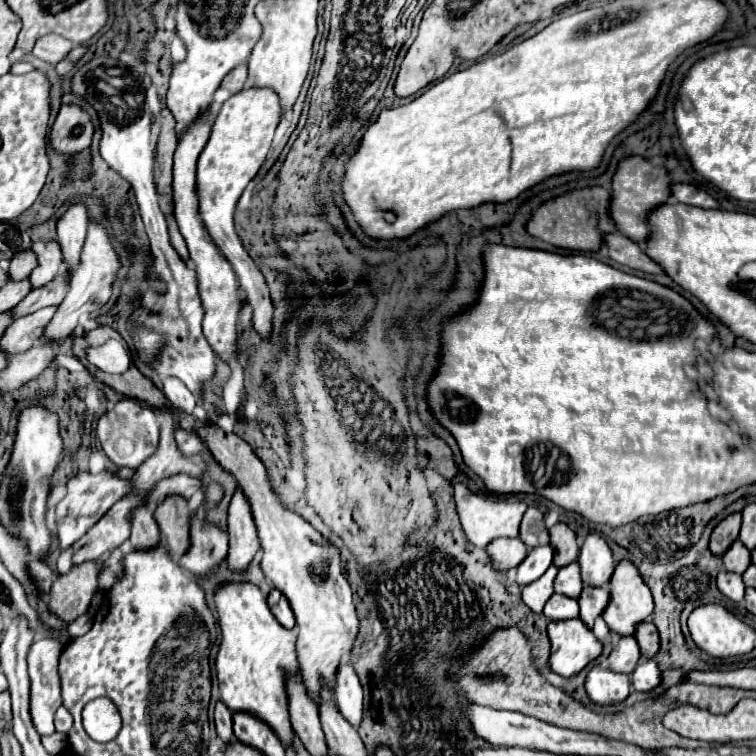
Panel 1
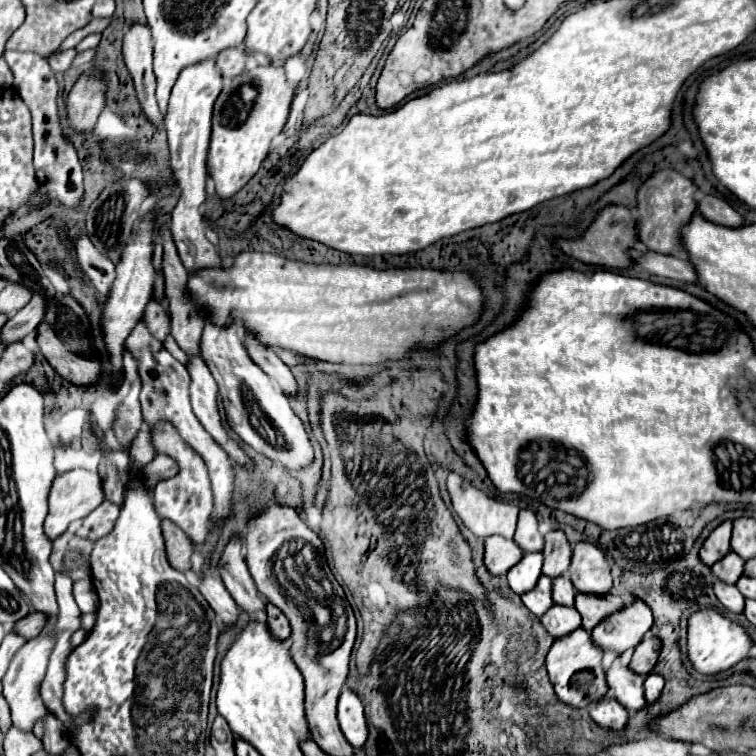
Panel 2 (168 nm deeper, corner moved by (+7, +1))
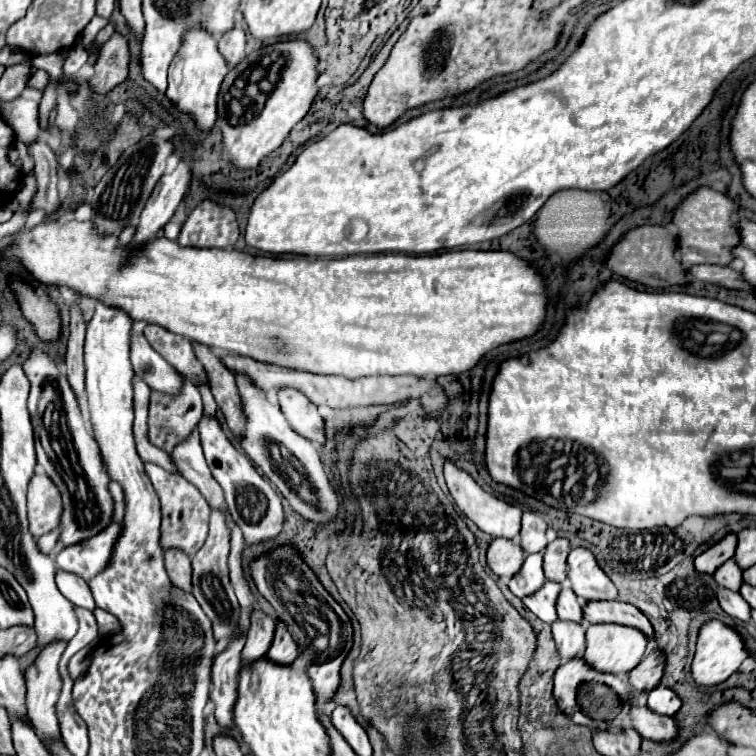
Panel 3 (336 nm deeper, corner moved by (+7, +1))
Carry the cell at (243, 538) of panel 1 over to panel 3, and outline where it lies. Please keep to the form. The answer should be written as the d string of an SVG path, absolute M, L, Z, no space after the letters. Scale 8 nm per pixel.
M255 610L251 614L251 628L247 634L245 648L241 652L241 664L249 666L261 658L265 658L267 650L271 648L273 634L275 634L275 620L271 620L263 610Z

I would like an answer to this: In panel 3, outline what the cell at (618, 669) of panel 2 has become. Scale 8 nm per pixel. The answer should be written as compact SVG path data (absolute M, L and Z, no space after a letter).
M631 692L631 722L633 728L641 734L641 738L645 740L653 740L653 742L673 742L679 734L679 724L669 718L669 716L661 716L651 712L647 706L639 704L639 698L645 696L645 692Z

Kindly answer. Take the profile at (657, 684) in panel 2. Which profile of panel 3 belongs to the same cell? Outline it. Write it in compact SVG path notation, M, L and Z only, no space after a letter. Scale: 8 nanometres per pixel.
M659 686L649 692L647 708L651 708L651 712L657 712L663 716L675 716L681 708L681 698L673 690Z

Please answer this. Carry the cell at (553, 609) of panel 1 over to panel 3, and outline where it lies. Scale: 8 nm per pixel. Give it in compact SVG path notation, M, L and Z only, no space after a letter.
M557 620L553 626L553 638L557 642L557 650L561 656L561 662L581 658L585 652L585 628L577 622L563 622Z

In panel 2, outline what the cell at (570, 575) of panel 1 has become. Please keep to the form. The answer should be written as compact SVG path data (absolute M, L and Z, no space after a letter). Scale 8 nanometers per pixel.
M563 574L563 576L557 576L553 580L553 602L555 604L563 604L563 606L573 606L575 602L575 586L571 584L569 576Z

